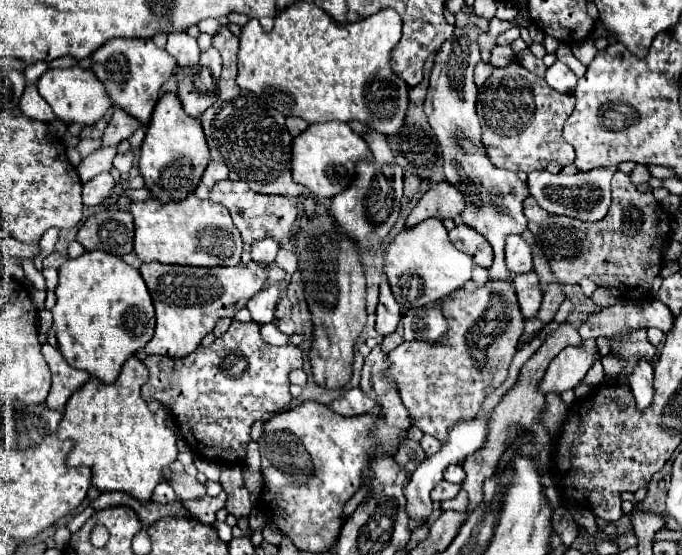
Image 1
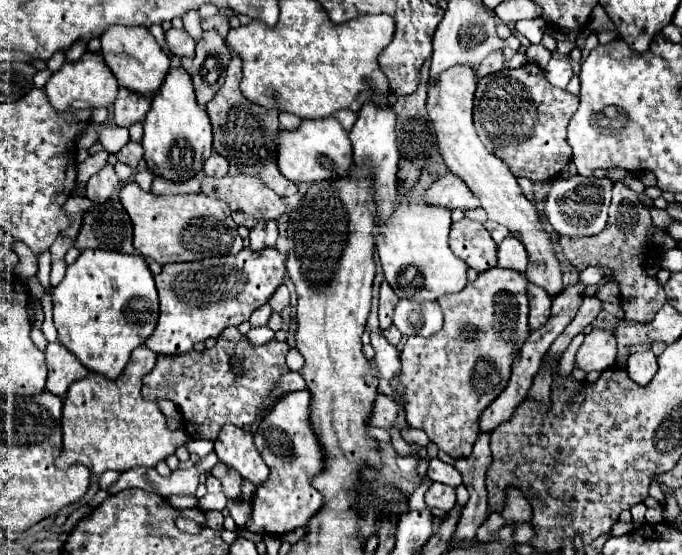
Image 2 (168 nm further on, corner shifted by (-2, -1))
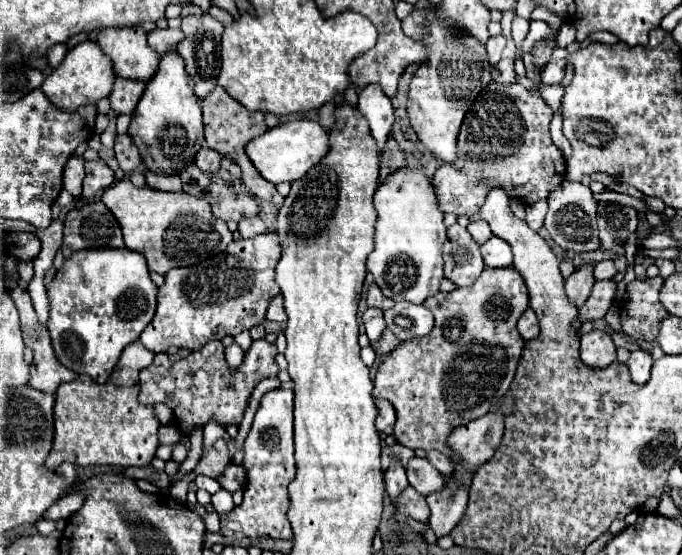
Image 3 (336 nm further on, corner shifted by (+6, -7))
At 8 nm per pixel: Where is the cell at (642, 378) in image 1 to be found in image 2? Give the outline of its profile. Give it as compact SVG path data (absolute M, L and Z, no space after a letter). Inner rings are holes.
M651 350L647 352L635 352L629 356L629 364L627 364L627 372L631 376L633 382L637 382L639 386L645 386L651 382L651 378L657 372L657 358Z

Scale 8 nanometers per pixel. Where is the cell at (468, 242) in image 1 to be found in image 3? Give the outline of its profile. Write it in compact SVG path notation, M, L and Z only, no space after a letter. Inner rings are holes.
M459 224L447 228L443 260L445 260L445 278L453 280L457 286L471 286L485 268L479 244Z

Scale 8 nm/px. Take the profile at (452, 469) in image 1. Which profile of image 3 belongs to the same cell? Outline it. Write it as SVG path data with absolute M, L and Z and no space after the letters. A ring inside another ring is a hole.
M411 458L407 464L407 478L409 484L425 496L439 492L445 486L443 474L427 458Z

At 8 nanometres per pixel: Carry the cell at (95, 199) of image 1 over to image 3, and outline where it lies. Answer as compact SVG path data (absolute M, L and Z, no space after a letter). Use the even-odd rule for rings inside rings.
M85 162L85 172L87 176L83 182L83 198L93 198L115 182L113 170L105 162Z

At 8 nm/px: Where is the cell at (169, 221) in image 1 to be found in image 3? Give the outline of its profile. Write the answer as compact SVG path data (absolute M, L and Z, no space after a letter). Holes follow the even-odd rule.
M123 178L105 190L101 200L117 218L125 246L143 254L149 270L157 274L165 274L177 266L193 266L209 256L225 252L233 242L233 234L227 224L211 214L209 202L185 192L167 194L149 186L137 188L129 182L129 178Z

